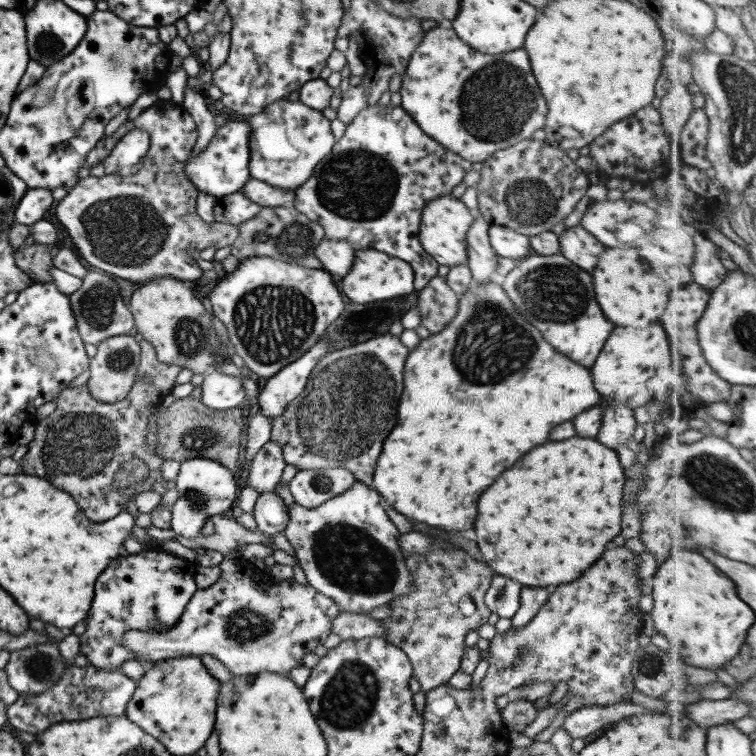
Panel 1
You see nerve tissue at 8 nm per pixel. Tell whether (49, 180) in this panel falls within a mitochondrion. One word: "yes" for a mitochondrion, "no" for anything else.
no

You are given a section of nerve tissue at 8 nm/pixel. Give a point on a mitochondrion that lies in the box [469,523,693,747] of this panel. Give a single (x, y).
(523, 653)

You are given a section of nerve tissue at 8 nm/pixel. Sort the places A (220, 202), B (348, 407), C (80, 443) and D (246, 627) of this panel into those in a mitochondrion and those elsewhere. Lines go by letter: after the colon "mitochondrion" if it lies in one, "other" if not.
A: other
B: mitochondrion
C: mitochondrion
D: mitochondrion

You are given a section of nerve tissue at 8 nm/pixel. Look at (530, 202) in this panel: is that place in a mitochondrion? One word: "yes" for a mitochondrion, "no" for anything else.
yes

